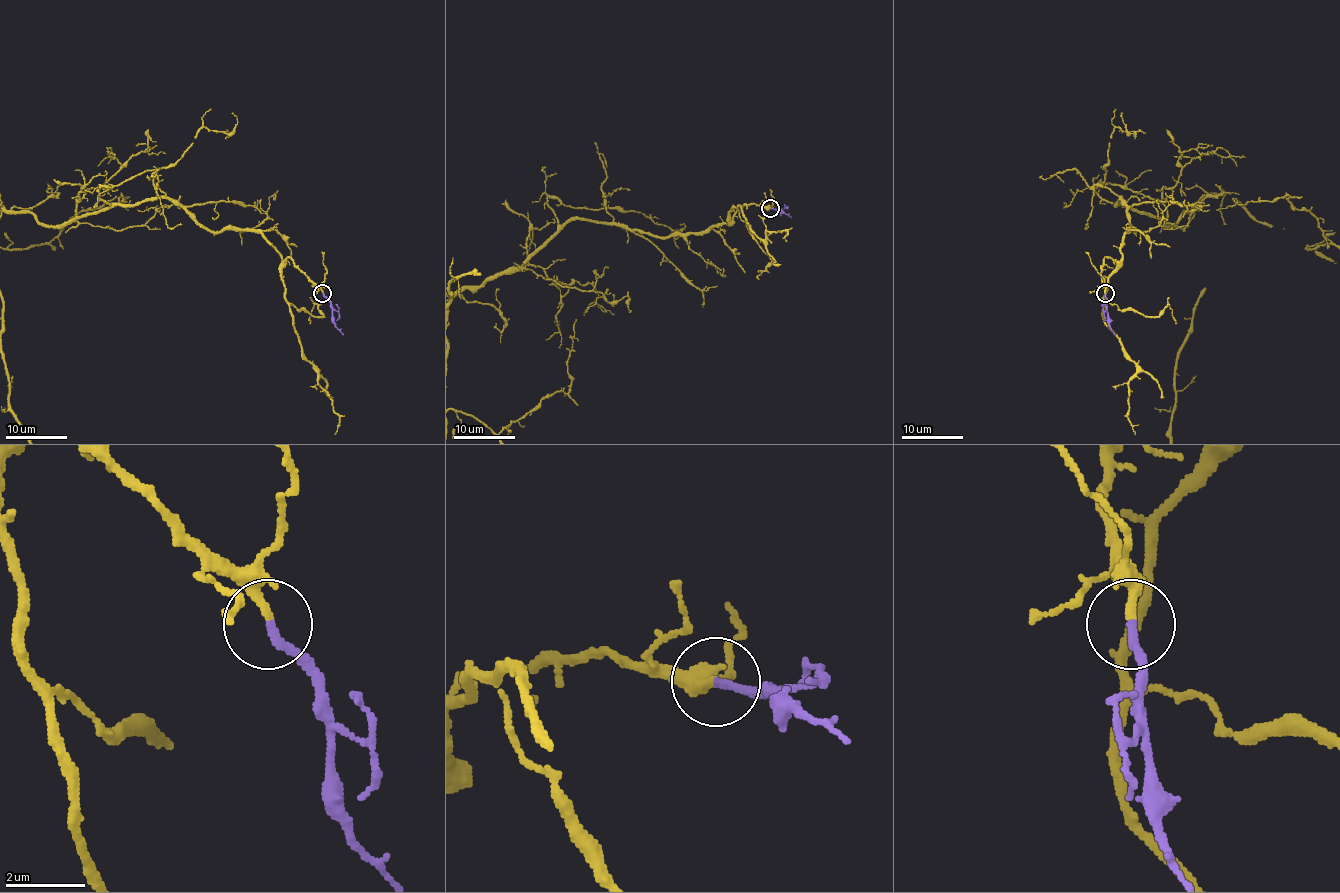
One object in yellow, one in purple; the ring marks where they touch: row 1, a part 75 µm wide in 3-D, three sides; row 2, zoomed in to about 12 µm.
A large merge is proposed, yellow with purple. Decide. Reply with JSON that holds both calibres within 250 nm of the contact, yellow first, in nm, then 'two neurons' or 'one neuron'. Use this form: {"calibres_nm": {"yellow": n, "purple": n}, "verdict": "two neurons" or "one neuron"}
{"calibres_nm": {"yellow": 240, "purple": 240}, "verdict": "one neuron"}

